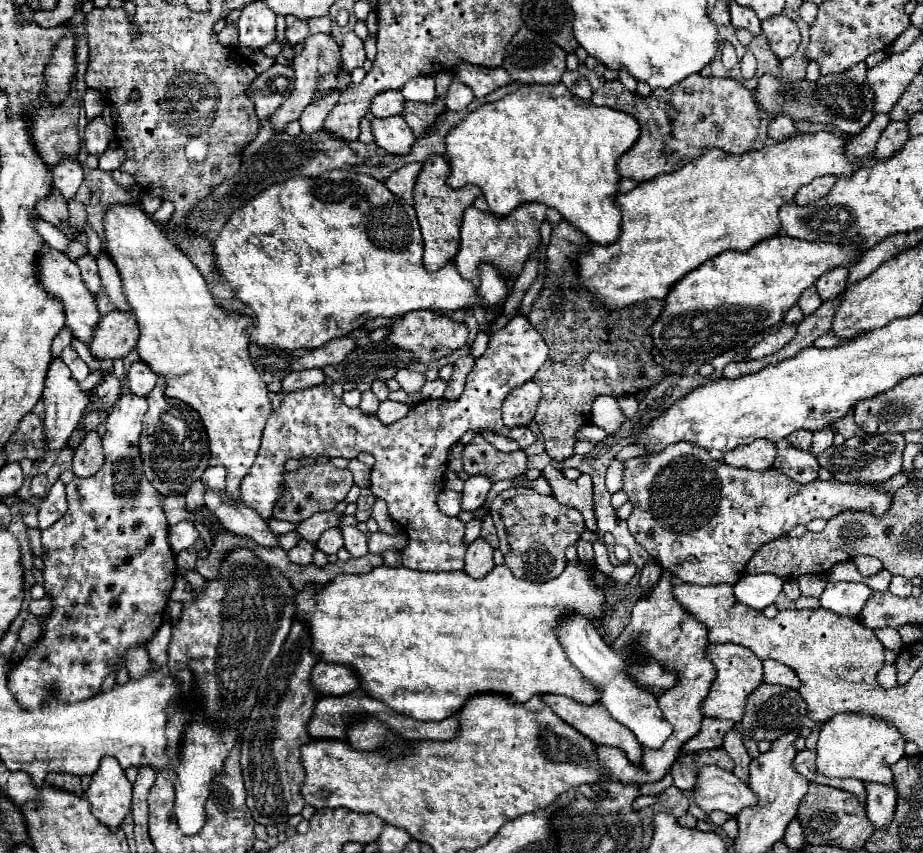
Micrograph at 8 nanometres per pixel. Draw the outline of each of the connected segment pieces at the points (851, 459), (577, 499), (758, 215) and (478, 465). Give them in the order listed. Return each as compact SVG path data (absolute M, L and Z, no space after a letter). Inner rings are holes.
M880 434L880 436L854 436L842 446L830 446L824 454L818 454L816 460L826 468L838 482L860 482L860 484L878 484L902 472L902 452L906 448L902 434Z
M558 468L548 470L548 474L544 478L550 482L556 500L568 508L576 508L584 516L586 528L596 534L598 526L596 526L594 502L592 502L592 496L594 496L592 494L592 478L588 474L582 474L578 480L572 482Z
M830 132L800 134L800 138L788 138L774 146L764 146L760 150L750 150L742 156L730 156L720 150L708 150L702 158L692 160L684 168L660 174L650 182L638 184L632 192L618 196L618 206L622 208L622 234L618 242L610 246L590 244L586 254L578 258L578 278L580 286L602 298L610 308L624 308L648 298L664 300L672 286L696 270L702 262L718 256L726 250L750 250L764 238L772 238L780 232L780 206L792 204L796 192L818 176L848 176L860 166L860 158L850 162L844 156L848 140L838 138Z
M474 436L470 444L464 446L462 452L462 470L468 476L484 474L490 478L490 482L500 482L500 480L512 480L518 476L524 476L528 466L528 456L518 450L512 454L504 454L496 450L484 436Z

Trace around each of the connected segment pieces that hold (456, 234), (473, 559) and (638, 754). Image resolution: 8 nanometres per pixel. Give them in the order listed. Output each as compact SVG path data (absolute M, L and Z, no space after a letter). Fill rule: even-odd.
M432 156L424 166L414 186L414 208L418 214L422 238L424 238L424 268L428 272L436 272L448 262L454 260L460 244L460 226L462 214L474 200L480 196L480 188L464 186L460 190L452 190L448 184L448 162L442 156Z
M482 538L474 540L474 542L468 546L464 572L468 572L472 578L484 578L492 568L494 568L492 546L488 546L488 542L484 542Z
M546 694L542 696L542 700L566 722L570 724L572 728L576 728L578 732L582 732L586 738L590 738L594 744L606 744L606 746L614 746L614 748L620 748L624 750L626 758L632 762L632 764L642 764L642 746L636 742L636 736L626 728L622 726L620 722L616 722L608 710L604 710L602 704L596 704L596 706L584 706L572 698L566 698L566 696L552 696L552 694Z

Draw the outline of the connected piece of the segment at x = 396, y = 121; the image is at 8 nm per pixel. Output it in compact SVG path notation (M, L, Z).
M376 118L372 120L372 132L376 136L376 144L388 154L408 154L412 150L412 142L416 142L410 126L404 122L404 118Z

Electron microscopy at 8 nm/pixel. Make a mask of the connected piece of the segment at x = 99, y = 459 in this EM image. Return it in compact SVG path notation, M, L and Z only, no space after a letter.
M90 432L82 444L74 450L74 460L72 460L72 472L78 478L88 478L94 476L104 464L104 454L102 454L102 438L96 432Z

